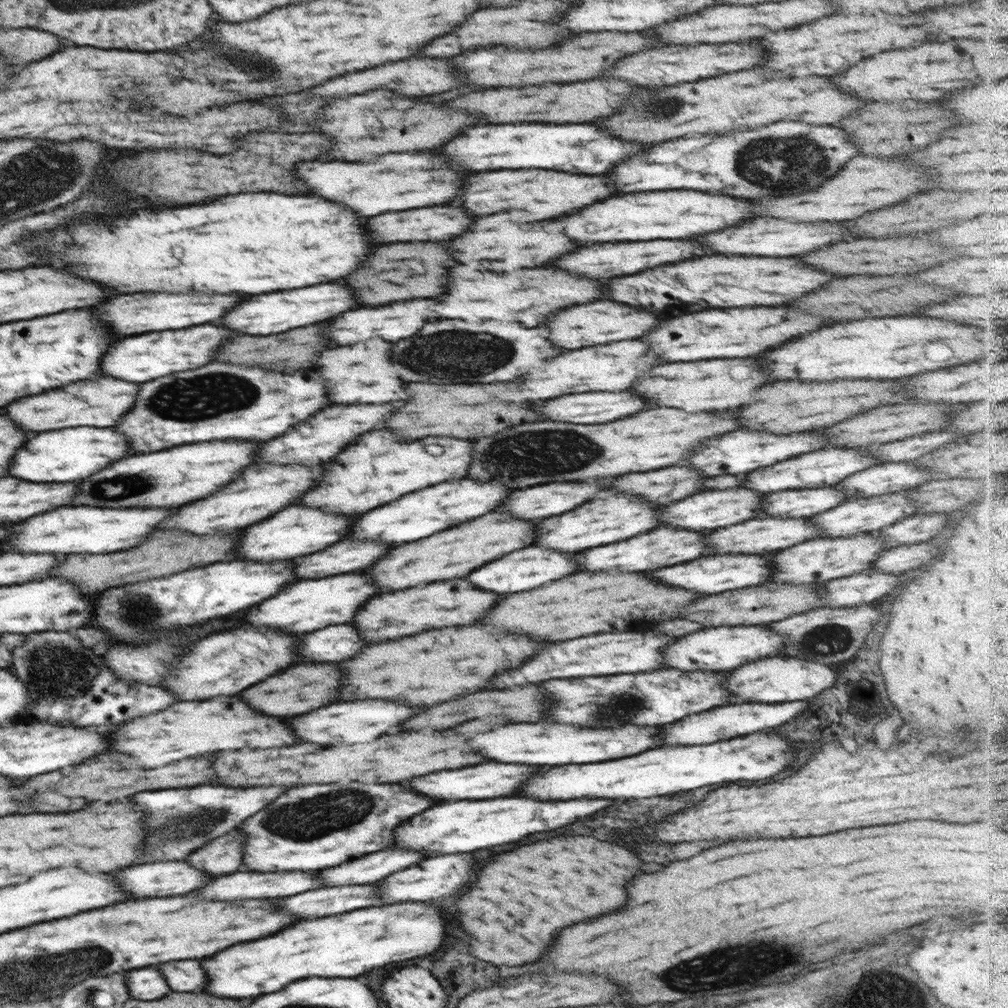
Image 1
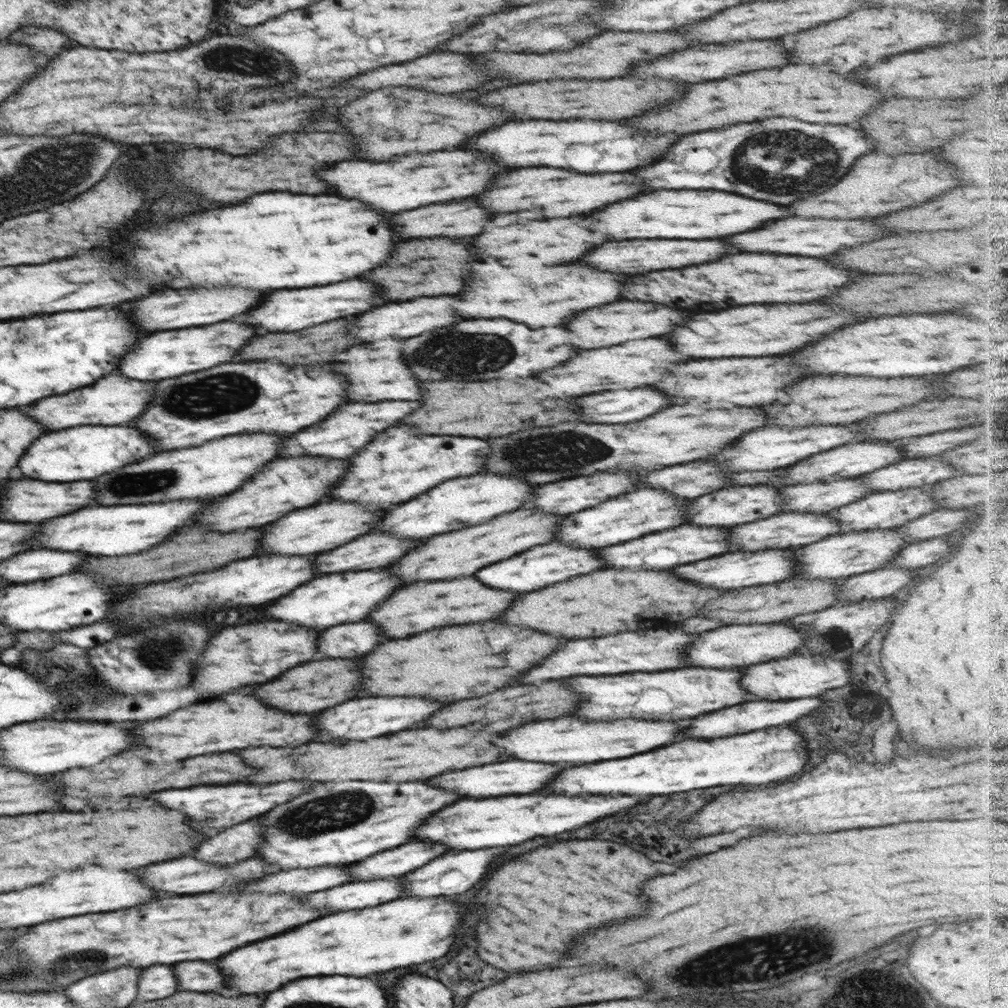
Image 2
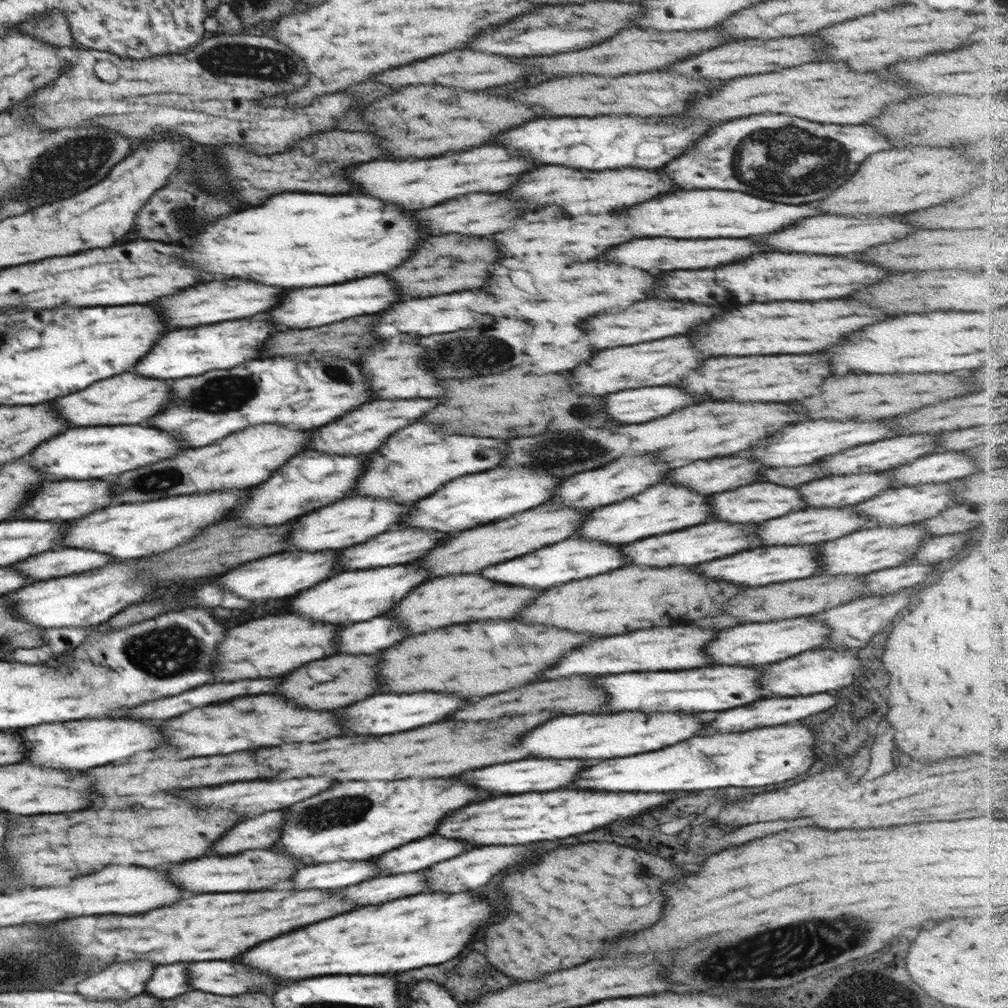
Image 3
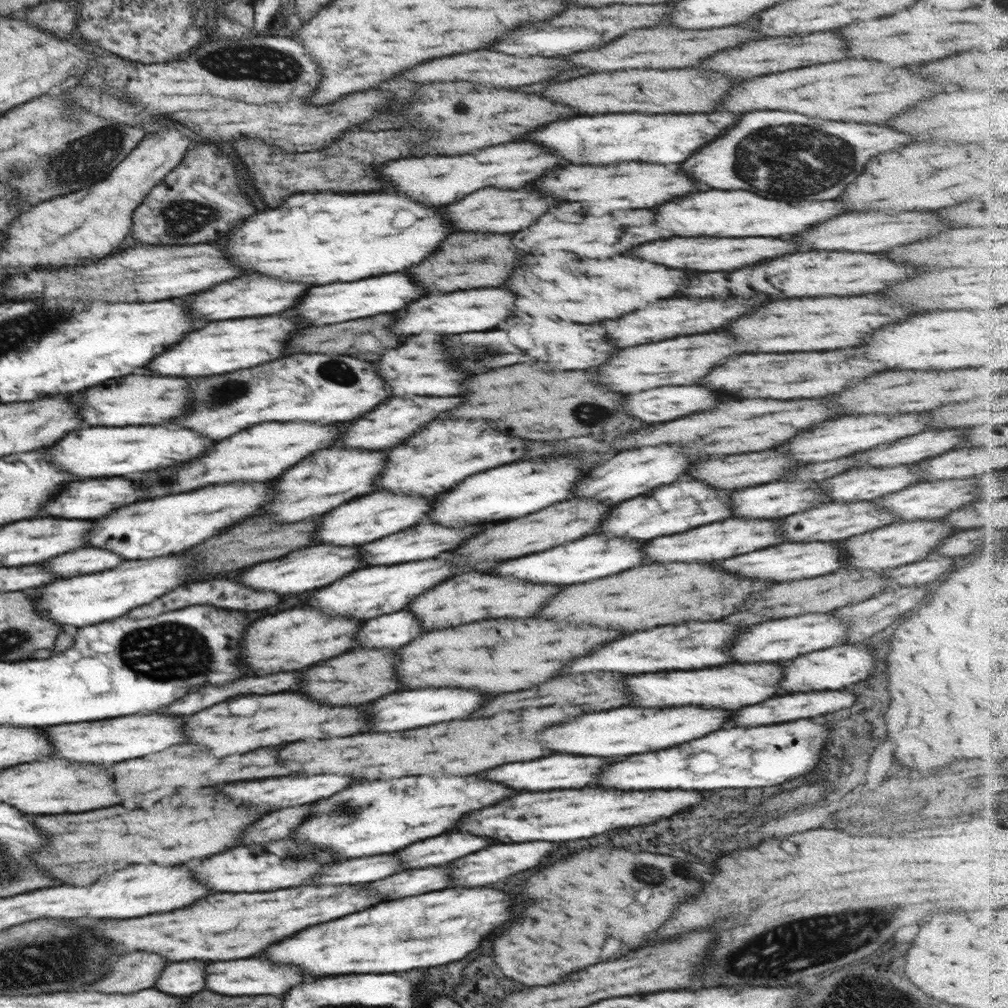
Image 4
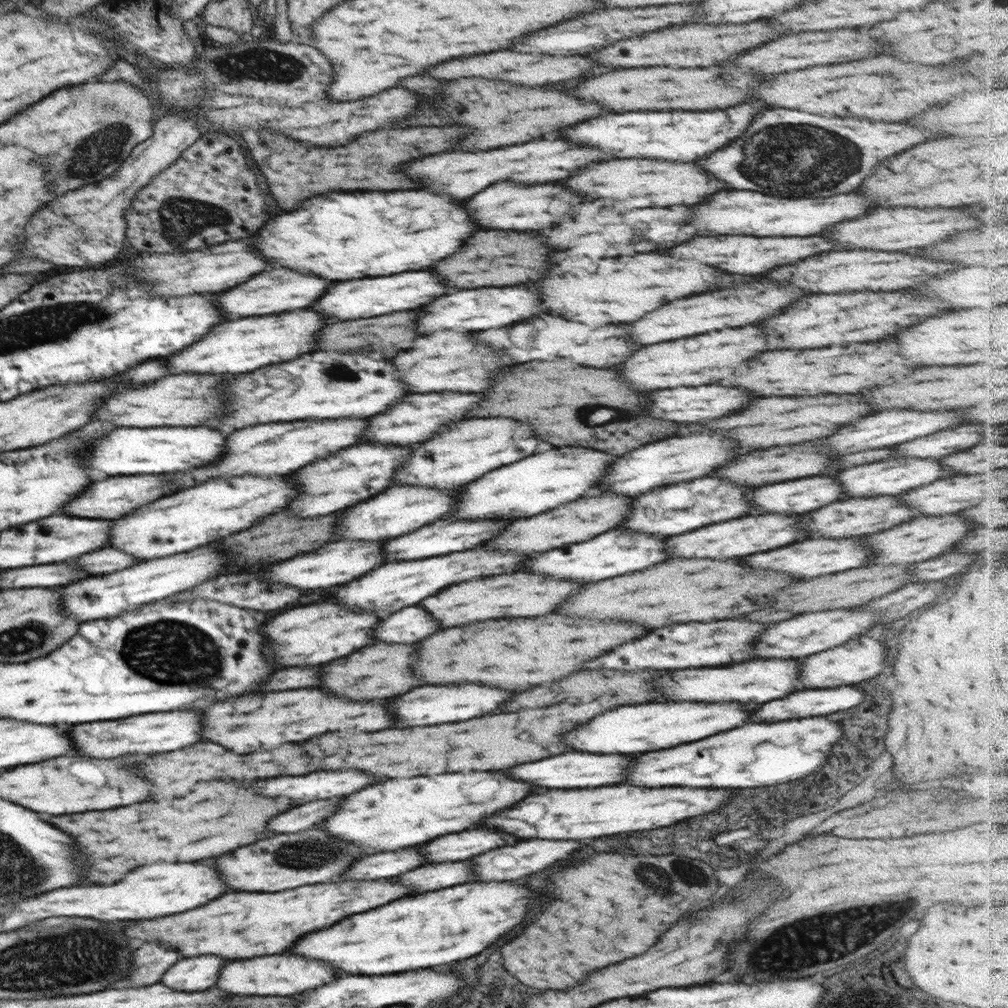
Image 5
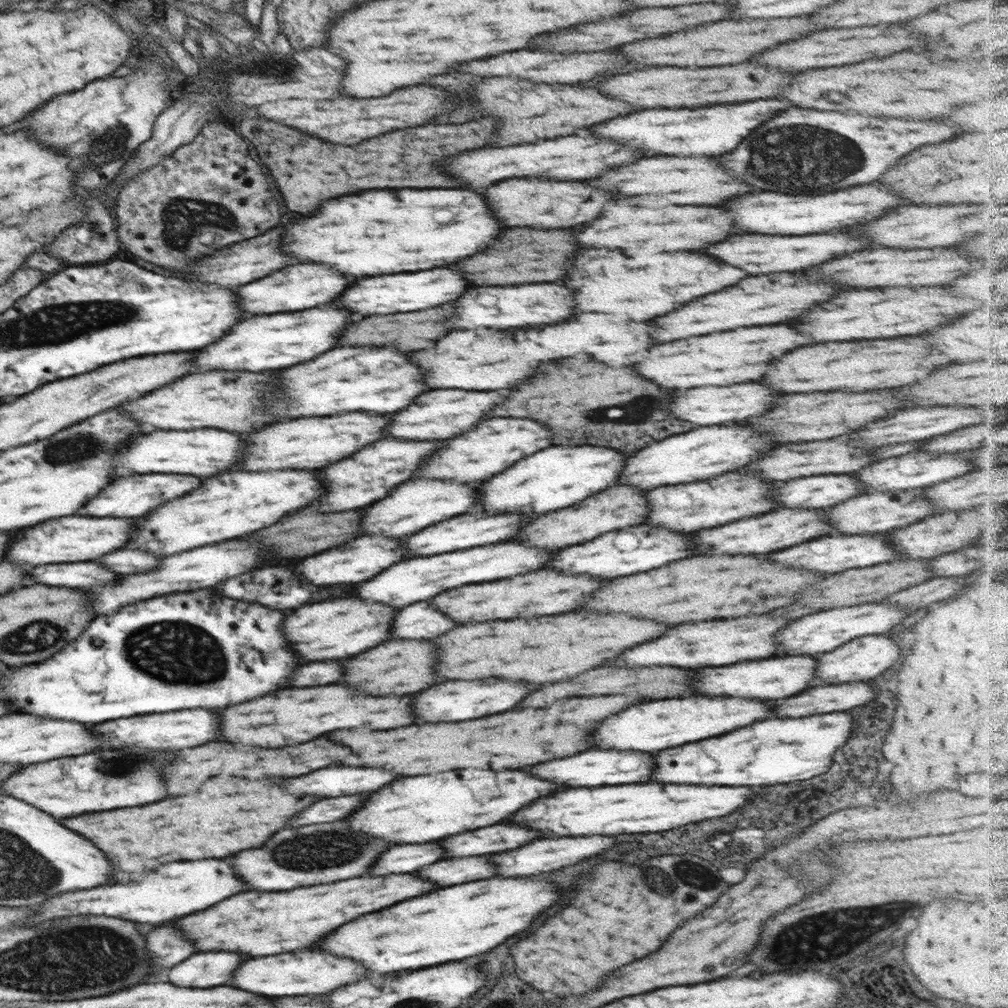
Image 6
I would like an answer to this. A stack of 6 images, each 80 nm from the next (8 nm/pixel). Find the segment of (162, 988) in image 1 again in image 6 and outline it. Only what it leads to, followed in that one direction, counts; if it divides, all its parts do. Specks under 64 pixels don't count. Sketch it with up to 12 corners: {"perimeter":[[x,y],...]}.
{"perimeter":[[194,954],[170,970],[176,986],[220,986],[246,956]]}

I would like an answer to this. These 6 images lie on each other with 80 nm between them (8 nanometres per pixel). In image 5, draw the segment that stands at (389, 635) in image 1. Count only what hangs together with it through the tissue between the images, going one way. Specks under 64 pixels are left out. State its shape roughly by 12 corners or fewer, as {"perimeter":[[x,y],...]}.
{"perimeter":[[514,572],[420,606],[442,628],[556,610],[582,584]]}

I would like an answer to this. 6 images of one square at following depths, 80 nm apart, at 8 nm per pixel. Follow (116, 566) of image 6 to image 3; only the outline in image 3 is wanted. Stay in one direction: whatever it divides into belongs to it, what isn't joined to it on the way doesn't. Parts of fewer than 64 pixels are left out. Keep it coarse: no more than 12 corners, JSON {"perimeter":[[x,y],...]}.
{"perimeter":[[50,550],[12,568],[36,580],[110,564],[90,550]]}

